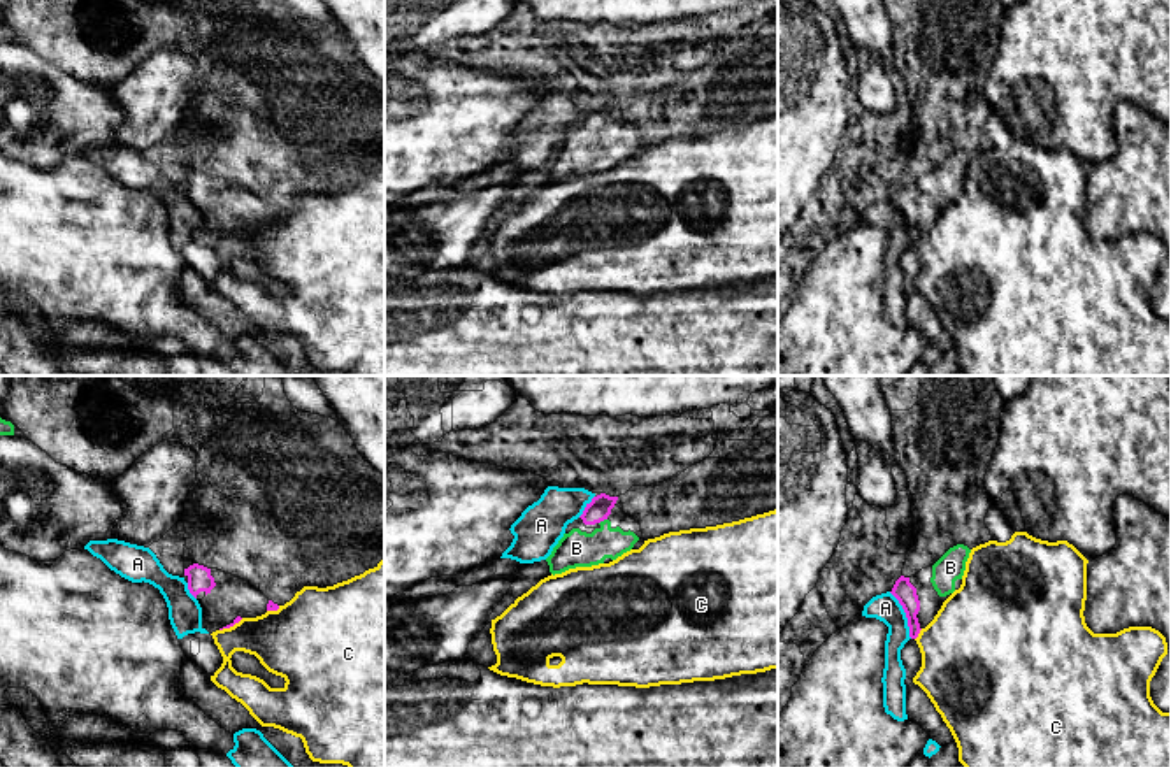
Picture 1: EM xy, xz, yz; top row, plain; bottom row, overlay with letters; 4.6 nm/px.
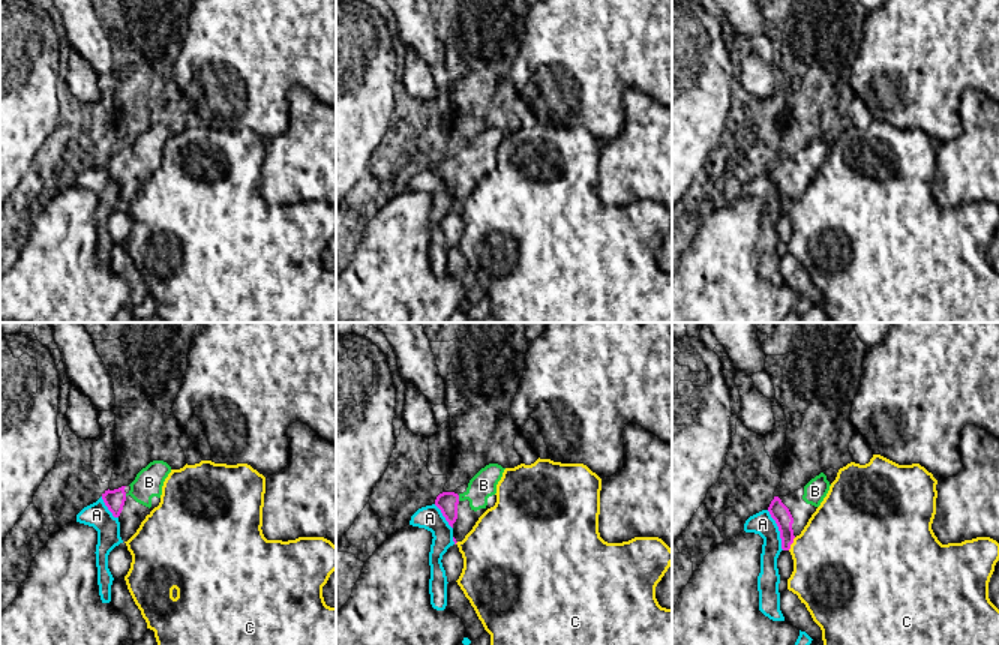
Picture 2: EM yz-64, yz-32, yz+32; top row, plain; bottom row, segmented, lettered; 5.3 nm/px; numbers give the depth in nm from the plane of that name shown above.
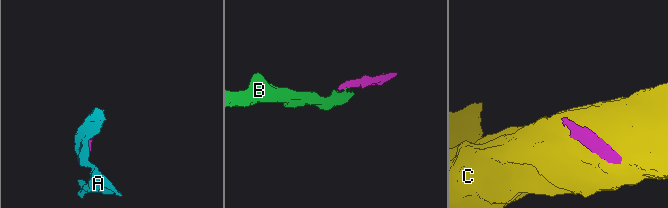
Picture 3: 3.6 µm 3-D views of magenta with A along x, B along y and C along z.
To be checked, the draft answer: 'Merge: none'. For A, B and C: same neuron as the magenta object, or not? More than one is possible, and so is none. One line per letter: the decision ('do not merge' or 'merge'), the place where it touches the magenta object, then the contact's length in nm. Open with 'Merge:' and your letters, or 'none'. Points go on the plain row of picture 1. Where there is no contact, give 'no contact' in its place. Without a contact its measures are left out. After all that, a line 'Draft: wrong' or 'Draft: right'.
Merge: B
A: do not merge | yz (906, 222) | 240 nm
B: merge | xz (603, 127) | 50 nm
C: do not merge | yz (919, 239) | 70 nm
Draft: wrong

